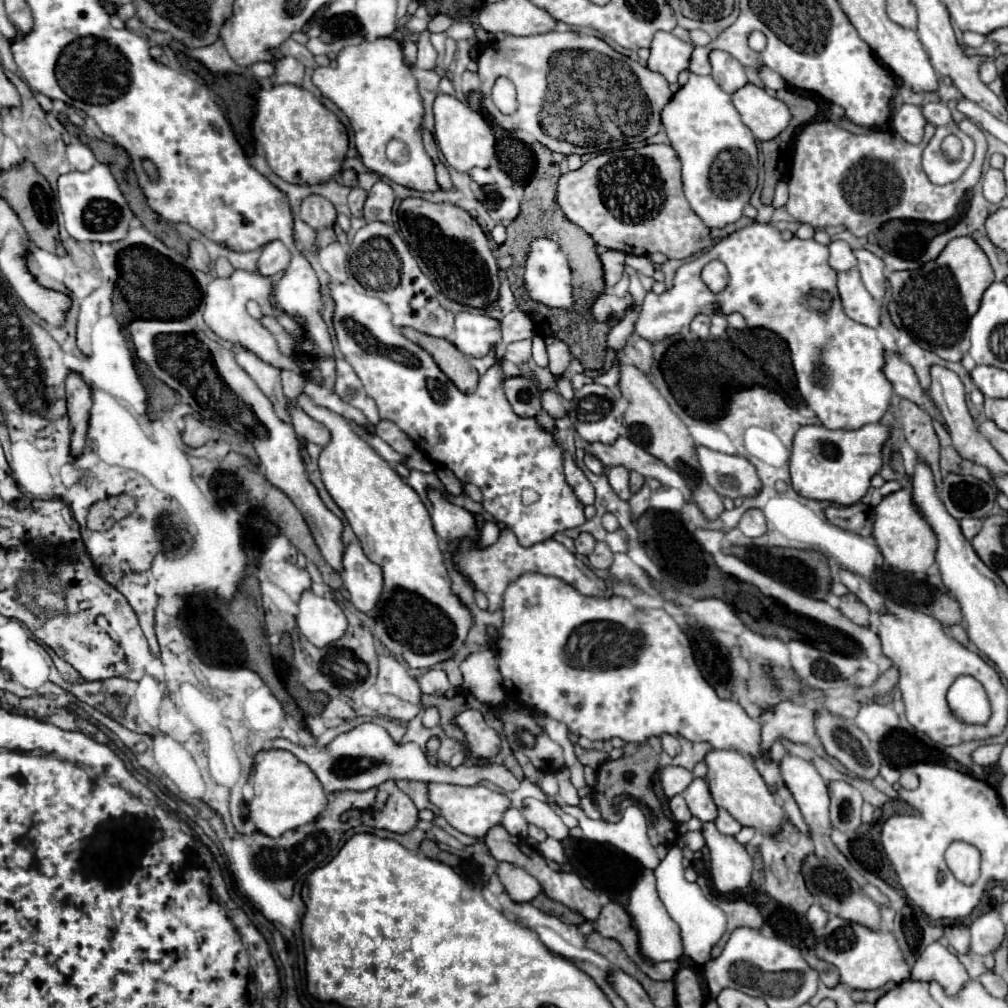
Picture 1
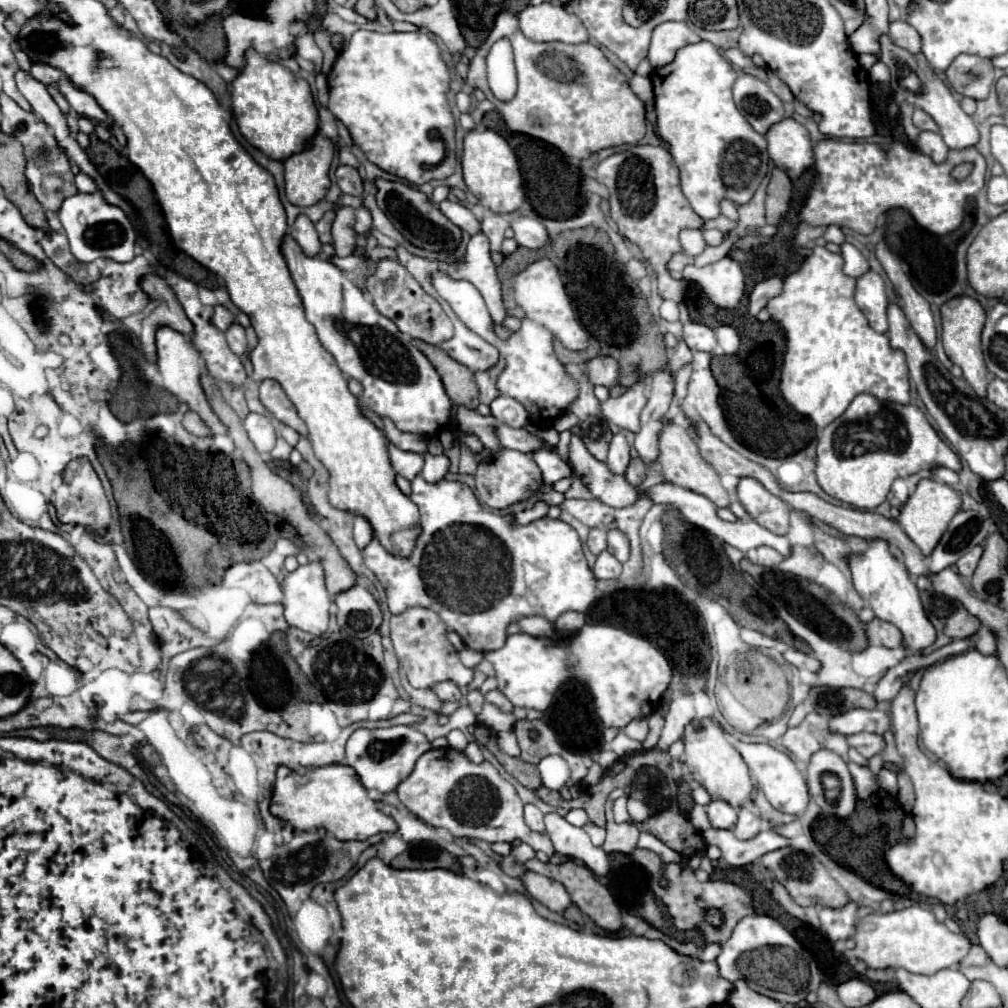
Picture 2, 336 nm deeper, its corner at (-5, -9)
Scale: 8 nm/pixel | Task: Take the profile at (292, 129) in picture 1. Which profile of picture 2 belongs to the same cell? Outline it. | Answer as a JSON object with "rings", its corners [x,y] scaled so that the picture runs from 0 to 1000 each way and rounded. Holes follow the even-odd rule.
{"rings":[[[244,49],[242,61],[242,66],[226,86],[234,122],[248,144],[268,158],[280,160],[280,156],[288,156],[288,152],[315,128],[315,110],[308,84],[280,63],[268,61],[252,49]]]}

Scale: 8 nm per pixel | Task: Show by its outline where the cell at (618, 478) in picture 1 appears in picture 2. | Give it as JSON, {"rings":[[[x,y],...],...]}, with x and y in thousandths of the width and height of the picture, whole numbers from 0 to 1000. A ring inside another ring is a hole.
{"rings":[[[609,430],[607,438],[605,438],[605,449],[603,449],[601,461],[603,461],[609,469],[619,471],[623,459],[625,459],[625,441],[623,441],[619,430]]]}

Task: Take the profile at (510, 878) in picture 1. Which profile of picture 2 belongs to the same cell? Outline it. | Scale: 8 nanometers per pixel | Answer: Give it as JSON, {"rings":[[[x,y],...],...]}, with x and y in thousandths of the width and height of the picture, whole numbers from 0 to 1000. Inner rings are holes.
{"rings":[[[524,864],[520,870],[518,870],[518,876],[520,880],[524,882],[524,886],[536,894],[538,898],[542,898],[546,904],[552,904],[552,906],[560,906],[563,902],[563,898],[567,896],[562,880],[554,874],[548,874],[536,866],[528,866]]]}

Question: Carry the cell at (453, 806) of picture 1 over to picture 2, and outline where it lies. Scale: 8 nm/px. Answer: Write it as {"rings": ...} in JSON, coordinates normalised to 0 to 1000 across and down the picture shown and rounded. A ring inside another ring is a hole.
{"rings":[[[440,741],[427,743],[415,755],[411,765],[393,781],[397,797],[415,813],[429,820],[438,820],[448,830],[480,832],[484,836],[510,832],[524,836],[530,844],[540,844],[548,850],[550,840],[542,826],[532,826],[520,816],[520,797],[512,783],[496,771],[486,755],[468,757],[458,745]]]}

